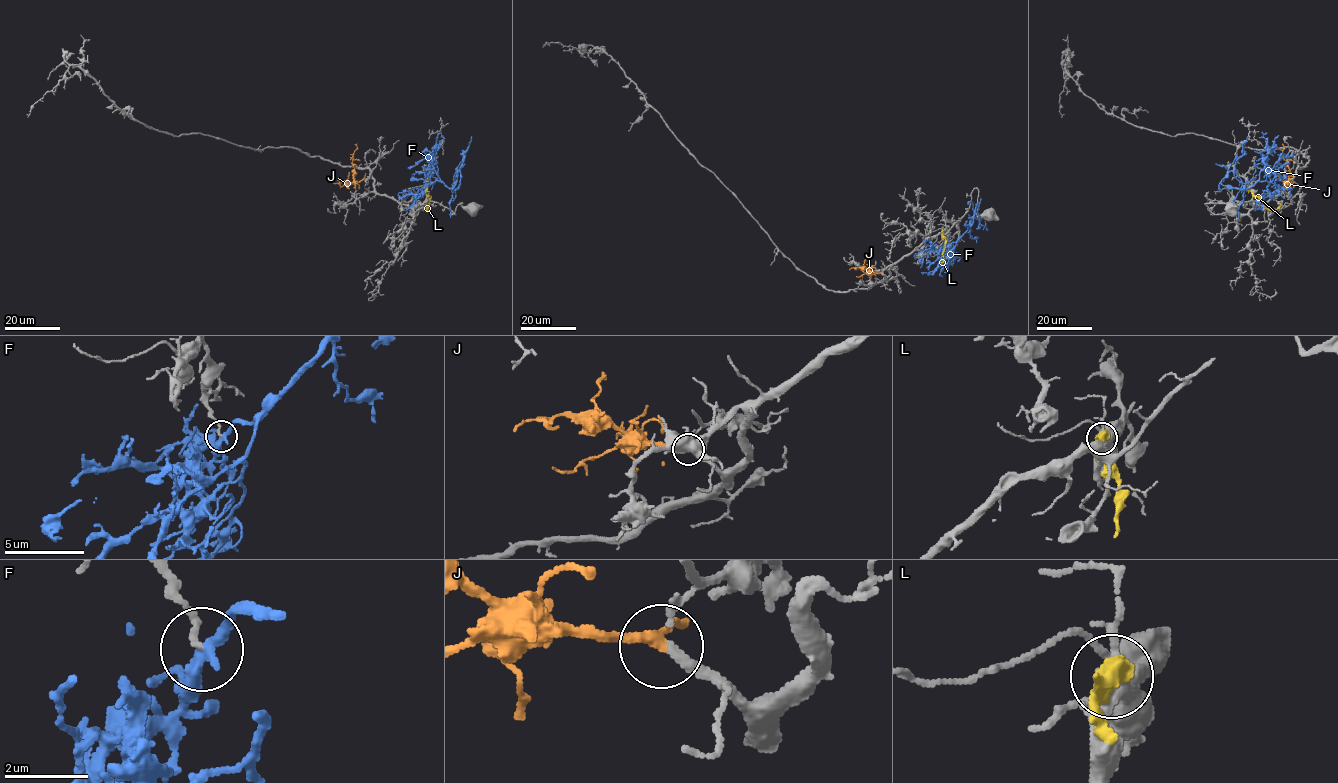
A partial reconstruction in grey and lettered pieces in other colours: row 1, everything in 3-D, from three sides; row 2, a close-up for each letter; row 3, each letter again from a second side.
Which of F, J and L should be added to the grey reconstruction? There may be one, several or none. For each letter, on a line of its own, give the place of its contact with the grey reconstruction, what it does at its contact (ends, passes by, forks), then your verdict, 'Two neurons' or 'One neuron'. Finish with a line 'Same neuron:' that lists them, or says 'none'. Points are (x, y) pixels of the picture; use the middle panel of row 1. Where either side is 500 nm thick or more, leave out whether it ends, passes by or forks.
F: Touches grey at (950, 245). It passes by. Two neurons
J: Touches grey at (880, 273). It passes by. One neuron
L: Touches grey at (942, 231). It passes by. Two neurons
Same neuron: J

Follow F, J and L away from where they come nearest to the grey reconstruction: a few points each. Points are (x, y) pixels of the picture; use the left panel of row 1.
F: (434, 170), (446, 185), (454, 188), (453, 176), (471, 136)
J: (363, 179), (357, 182), (354, 177), (354, 144)
L: (426, 189), (427, 204)

